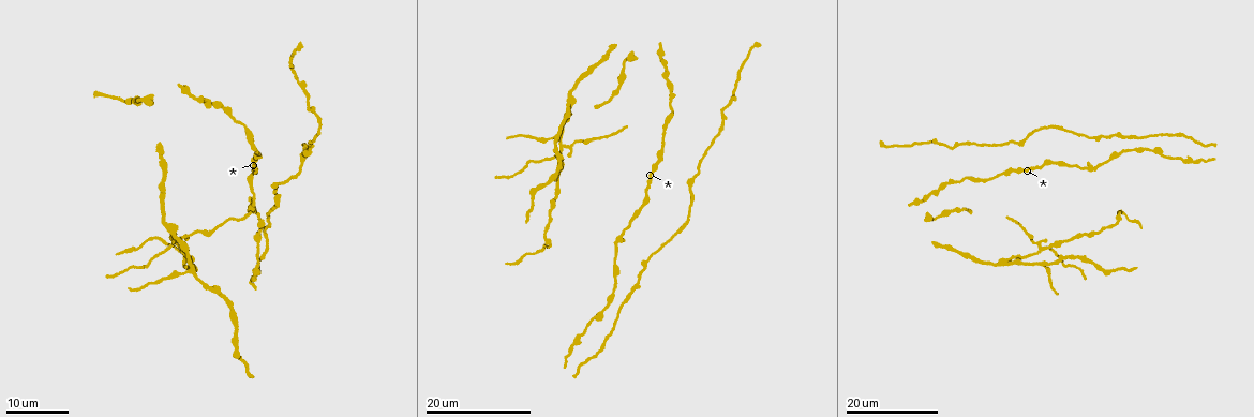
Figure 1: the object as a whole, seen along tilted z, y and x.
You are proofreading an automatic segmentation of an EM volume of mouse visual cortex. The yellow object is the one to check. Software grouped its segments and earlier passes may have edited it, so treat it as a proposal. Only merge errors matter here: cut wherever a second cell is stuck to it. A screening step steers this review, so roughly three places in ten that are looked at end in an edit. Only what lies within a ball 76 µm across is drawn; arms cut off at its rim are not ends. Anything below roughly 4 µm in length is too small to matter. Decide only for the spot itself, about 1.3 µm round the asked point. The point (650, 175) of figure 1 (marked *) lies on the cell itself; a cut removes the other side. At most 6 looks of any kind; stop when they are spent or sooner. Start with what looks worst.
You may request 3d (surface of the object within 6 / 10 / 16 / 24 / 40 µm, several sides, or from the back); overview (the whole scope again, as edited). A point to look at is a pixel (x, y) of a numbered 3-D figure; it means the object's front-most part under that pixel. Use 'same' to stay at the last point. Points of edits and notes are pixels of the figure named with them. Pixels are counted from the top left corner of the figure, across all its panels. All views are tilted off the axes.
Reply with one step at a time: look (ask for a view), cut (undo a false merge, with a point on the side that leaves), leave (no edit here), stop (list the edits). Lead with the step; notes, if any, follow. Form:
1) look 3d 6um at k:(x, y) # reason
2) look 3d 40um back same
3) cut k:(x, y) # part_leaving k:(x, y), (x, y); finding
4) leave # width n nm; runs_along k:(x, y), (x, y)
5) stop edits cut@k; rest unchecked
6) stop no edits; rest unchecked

look 3d 24um at 1:(1042, 263) # small branch off a trunk

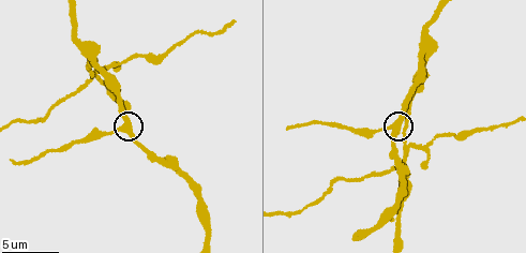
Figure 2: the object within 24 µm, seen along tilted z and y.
look 3d 10um at 2:(123, 130)

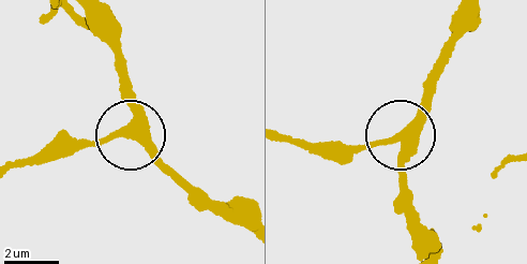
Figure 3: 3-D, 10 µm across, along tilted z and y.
leave # side_arm 12 um; all the same cell

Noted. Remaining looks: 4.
look 3d 10um at 2:(426, 47) # thin arm on a thick one

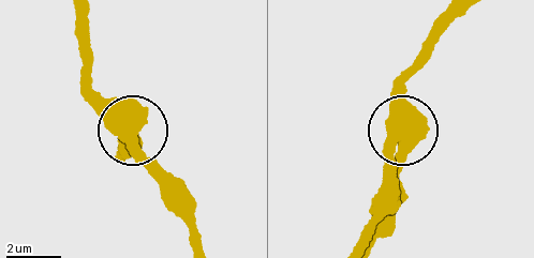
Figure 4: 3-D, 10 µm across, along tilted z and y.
leave # arms 3; one cell here

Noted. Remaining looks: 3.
look 3d 16um at 1:(148, 238) # thick turns thin

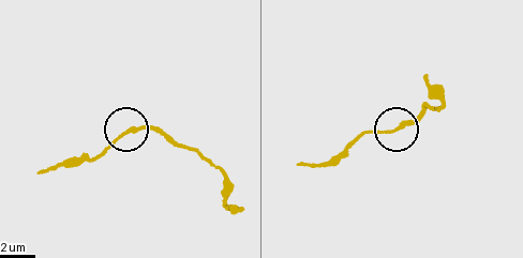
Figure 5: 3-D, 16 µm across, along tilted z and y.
look 3d 6um at 5:(392, 130)

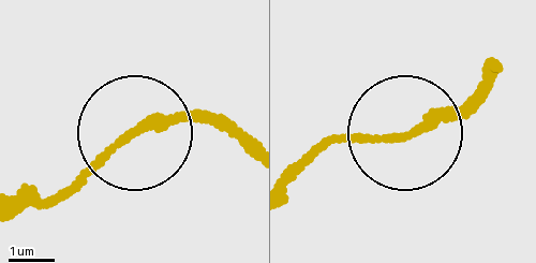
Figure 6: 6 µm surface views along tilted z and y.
cut 6:(107, 158) # part_leaving 6:(161, 118), (68, 192), (25, 203); a second cell is stuck on

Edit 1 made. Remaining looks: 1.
stop edits cut@6; rest unchecked

